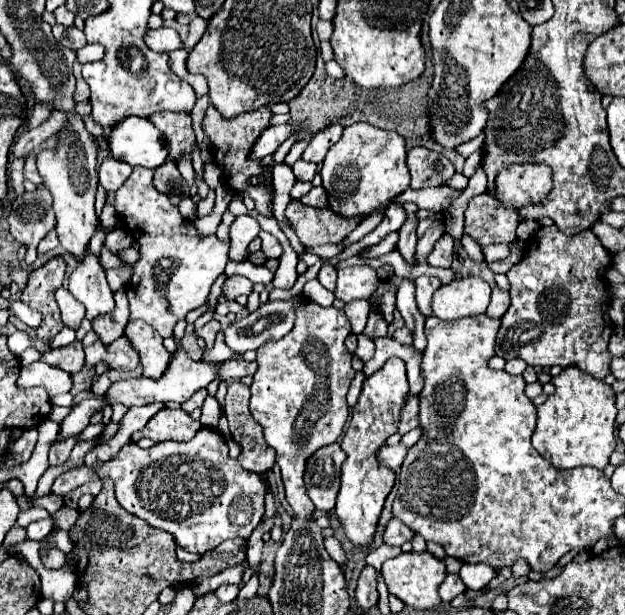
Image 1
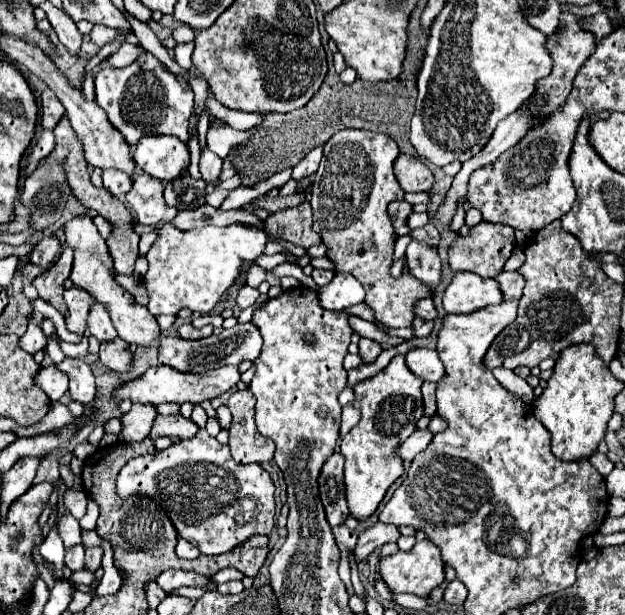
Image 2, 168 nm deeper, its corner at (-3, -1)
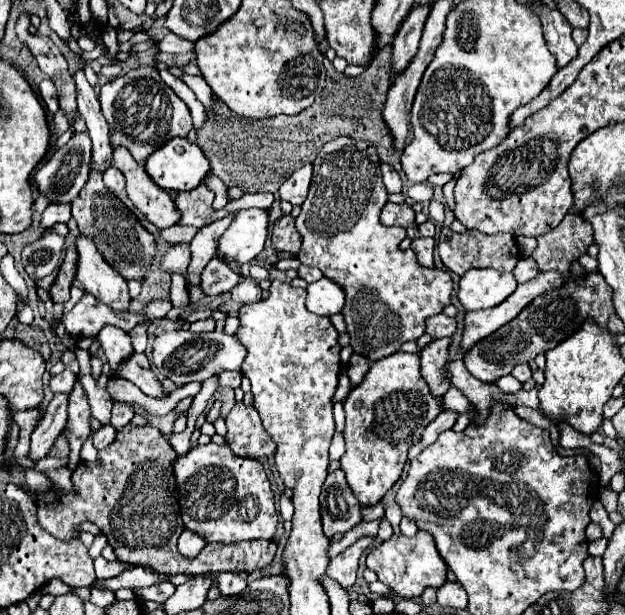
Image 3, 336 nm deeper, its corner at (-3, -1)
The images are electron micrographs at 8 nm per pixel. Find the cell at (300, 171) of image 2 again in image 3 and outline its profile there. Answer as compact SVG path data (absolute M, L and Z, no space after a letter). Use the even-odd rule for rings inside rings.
M312 163L296 169L280 187L280 199L290 201L292 205L302 205L308 195L308 185L312 177Z

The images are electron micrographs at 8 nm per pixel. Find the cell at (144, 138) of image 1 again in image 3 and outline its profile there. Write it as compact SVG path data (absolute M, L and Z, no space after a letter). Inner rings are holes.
M174 137L146 159L146 173L166 191L188 191L202 183L210 163L202 149L188 139Z

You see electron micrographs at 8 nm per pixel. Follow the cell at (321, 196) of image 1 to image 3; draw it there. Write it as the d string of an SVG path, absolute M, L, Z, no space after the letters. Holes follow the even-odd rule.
M228 213L224 219L220 221L214 221L212 225L206 225L204 229L198 229L196 237L192 239L190 247L192 247L192 263L188 267L188 277L190 277L190 283L194 285L194 279L200 279L200 273L202 269L208 265L208 261L214 257L214 251L216 251L216 243L218 243L218 237L228 229L228 223L232 221L232 213Z

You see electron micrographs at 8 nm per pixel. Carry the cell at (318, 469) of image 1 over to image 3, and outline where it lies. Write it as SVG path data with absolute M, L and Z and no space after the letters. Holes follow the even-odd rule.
M342 469L328 473L322 485L320 515L322 515L324 533L328 537L332 537L334 533L346 533L362 521L360 503L352 495Z

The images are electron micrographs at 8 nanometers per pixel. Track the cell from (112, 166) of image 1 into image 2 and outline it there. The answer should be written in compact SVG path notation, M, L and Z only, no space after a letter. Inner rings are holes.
M106 169L102 175L102 181L104 181L104 189L108 189L114 197L126 195L132 187L132 179L118 169Z

